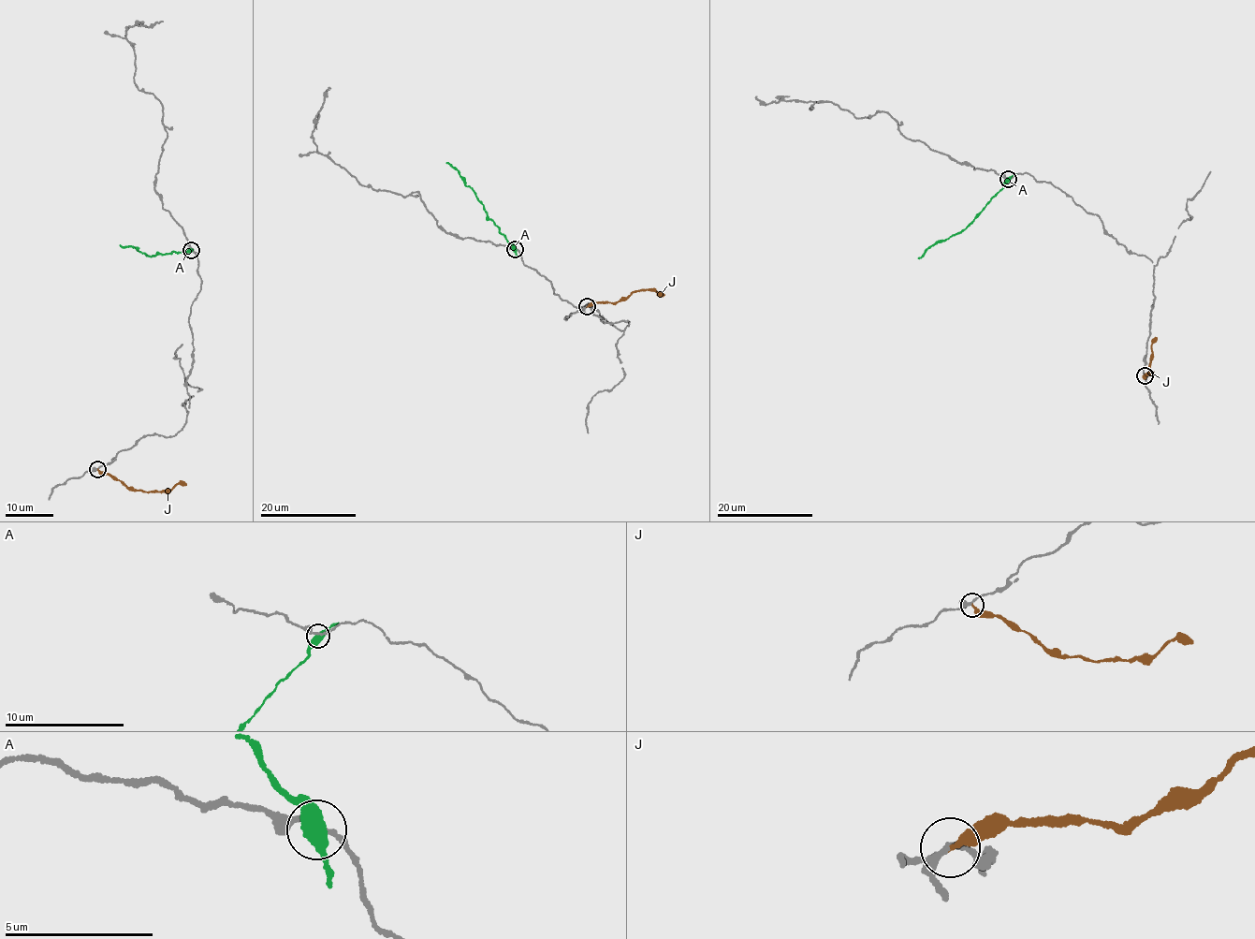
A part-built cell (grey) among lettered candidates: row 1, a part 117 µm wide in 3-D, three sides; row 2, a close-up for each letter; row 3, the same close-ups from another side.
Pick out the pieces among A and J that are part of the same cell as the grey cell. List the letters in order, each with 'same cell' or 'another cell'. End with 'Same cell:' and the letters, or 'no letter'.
A: another cell
J: another cell
Same cell: no letter

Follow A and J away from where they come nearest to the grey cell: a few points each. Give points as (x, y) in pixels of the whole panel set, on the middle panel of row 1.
A: (514, 248), (488, 218), (458, 169), (447, 162)
J: (586, 306), (599, 302), (618, 302), (637, 290), (657, 291), (663, 296)

